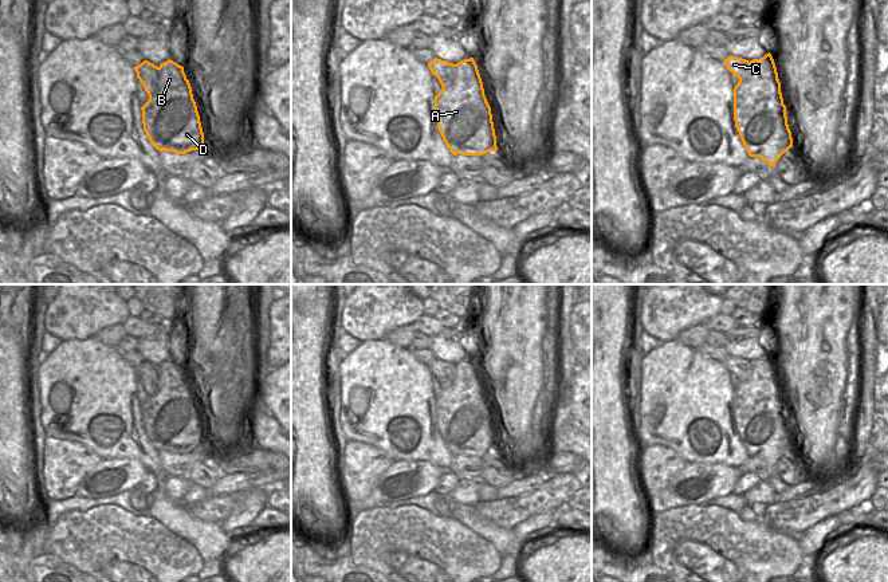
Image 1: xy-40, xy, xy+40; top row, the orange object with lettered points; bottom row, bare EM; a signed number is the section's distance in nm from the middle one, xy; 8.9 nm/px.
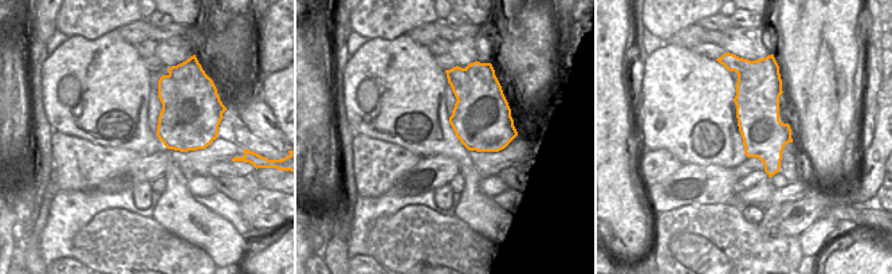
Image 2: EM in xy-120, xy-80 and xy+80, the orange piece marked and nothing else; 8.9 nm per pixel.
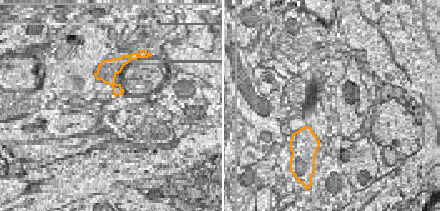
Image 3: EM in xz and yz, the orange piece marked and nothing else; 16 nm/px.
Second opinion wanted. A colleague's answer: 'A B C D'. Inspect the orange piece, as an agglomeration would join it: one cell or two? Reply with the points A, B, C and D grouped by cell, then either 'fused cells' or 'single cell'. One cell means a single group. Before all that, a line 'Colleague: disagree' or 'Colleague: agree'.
Colleague: disagree
groups A B D / C; fused cells

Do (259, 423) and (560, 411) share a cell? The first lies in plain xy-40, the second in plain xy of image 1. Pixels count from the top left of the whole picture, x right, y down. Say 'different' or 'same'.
different

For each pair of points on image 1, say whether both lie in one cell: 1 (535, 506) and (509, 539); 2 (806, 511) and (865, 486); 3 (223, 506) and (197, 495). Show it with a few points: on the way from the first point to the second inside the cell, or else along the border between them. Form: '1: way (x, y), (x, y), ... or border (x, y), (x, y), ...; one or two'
1: border (482, 518), (511, 530); two
2: way (821, 506), (835, 496), (851, 491); one
3: border (208, 495), (196, 502), (183, 504); two

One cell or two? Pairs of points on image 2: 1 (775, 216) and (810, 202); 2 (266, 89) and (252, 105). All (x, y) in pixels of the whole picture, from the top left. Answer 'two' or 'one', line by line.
1: one
2: two

